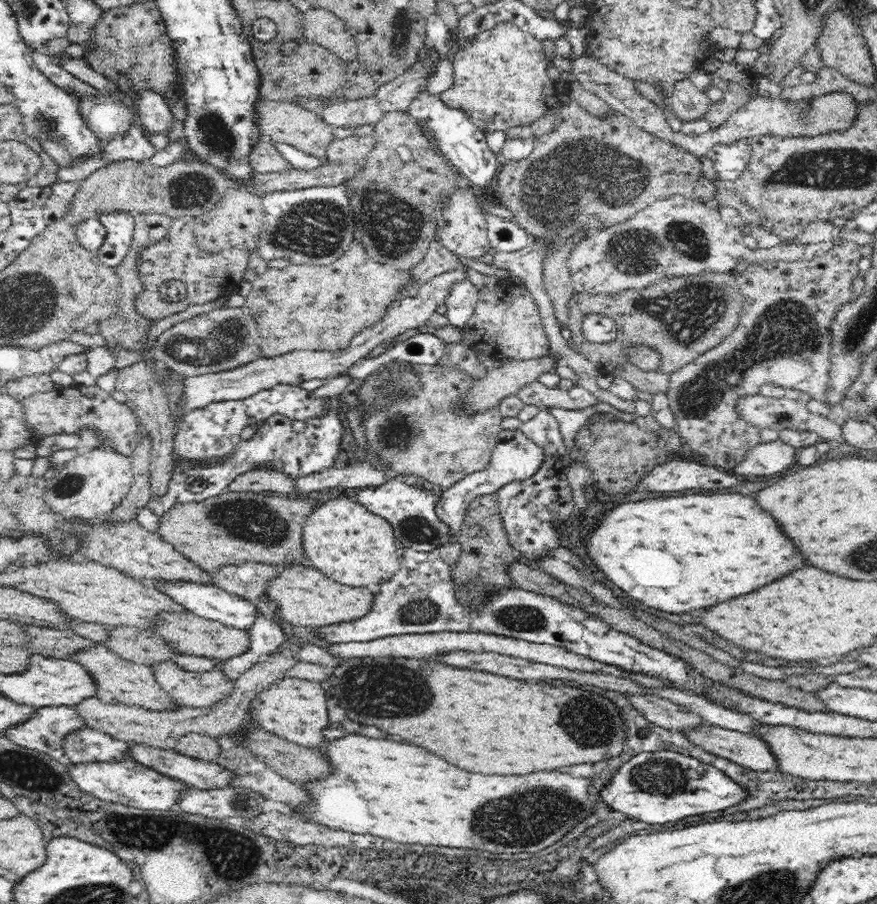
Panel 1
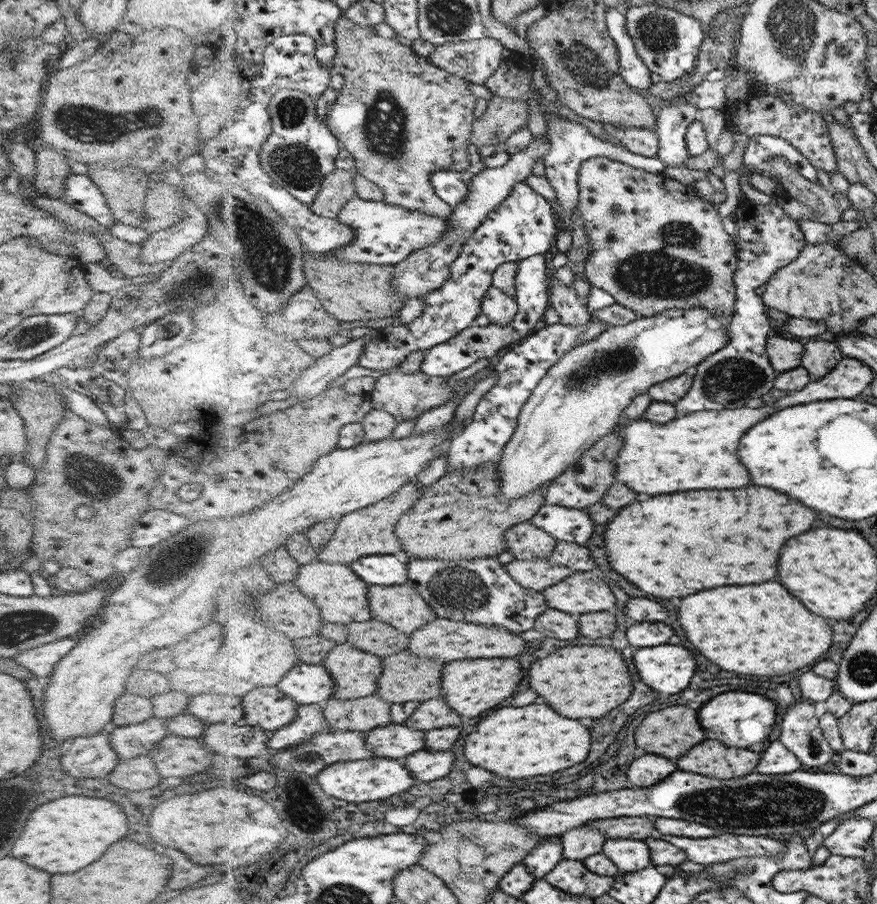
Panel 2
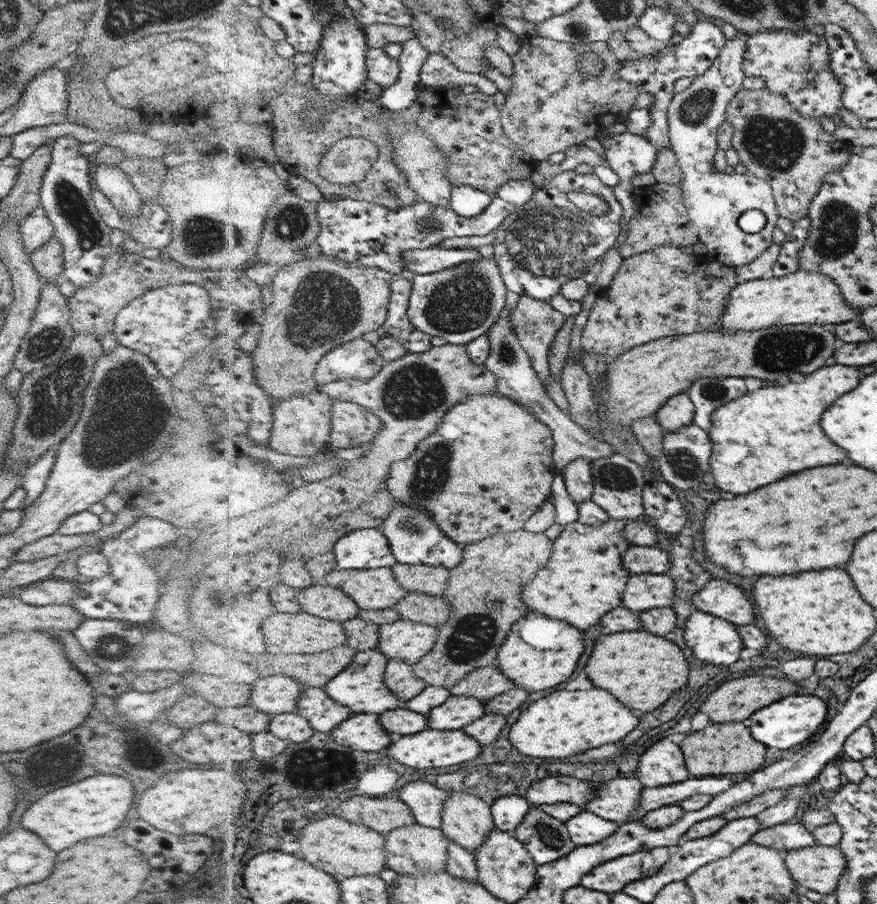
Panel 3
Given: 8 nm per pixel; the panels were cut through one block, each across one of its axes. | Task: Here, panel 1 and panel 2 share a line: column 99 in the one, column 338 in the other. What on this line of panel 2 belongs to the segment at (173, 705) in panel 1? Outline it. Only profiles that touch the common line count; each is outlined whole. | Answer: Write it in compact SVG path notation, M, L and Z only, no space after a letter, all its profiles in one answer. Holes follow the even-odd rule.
M351 644L339 645L323 663L336 679L336 699L357 699L376 695L384 674L384 657Z

